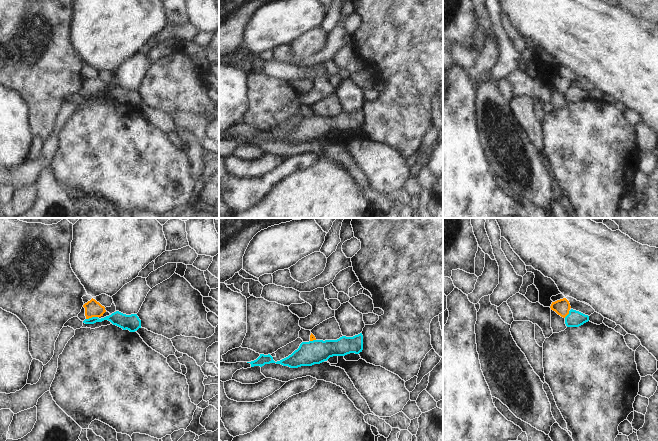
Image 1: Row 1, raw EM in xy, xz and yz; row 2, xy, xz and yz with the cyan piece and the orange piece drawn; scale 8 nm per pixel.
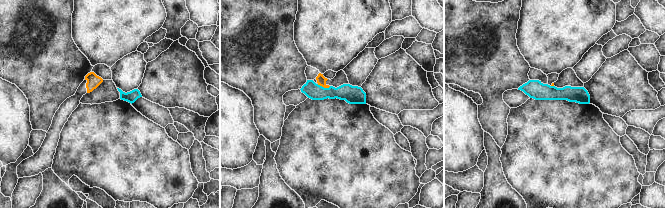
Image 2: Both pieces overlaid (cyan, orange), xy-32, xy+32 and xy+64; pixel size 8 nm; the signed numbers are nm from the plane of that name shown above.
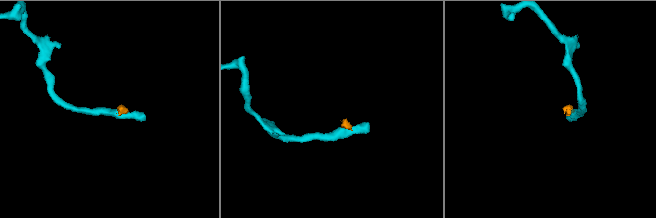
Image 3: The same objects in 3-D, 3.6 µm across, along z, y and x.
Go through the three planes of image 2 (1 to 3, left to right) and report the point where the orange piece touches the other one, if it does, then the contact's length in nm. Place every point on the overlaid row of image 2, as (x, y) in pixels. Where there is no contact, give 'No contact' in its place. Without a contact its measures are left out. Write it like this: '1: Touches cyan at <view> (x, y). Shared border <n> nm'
1: No contact
2: Touches cyan at xy+32 (323, 87). Shared border 110 nm
3: Touches cyan at xy+64 (552, 86). Shared border 30 nm.

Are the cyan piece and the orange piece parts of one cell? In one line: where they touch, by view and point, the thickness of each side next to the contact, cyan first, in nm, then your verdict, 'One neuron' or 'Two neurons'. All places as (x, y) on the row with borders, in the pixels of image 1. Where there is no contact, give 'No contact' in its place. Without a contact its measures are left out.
Touches cyan at xy (92, 317). Thickness 120 nm (cyan) against 130 nm. Two neurons.

